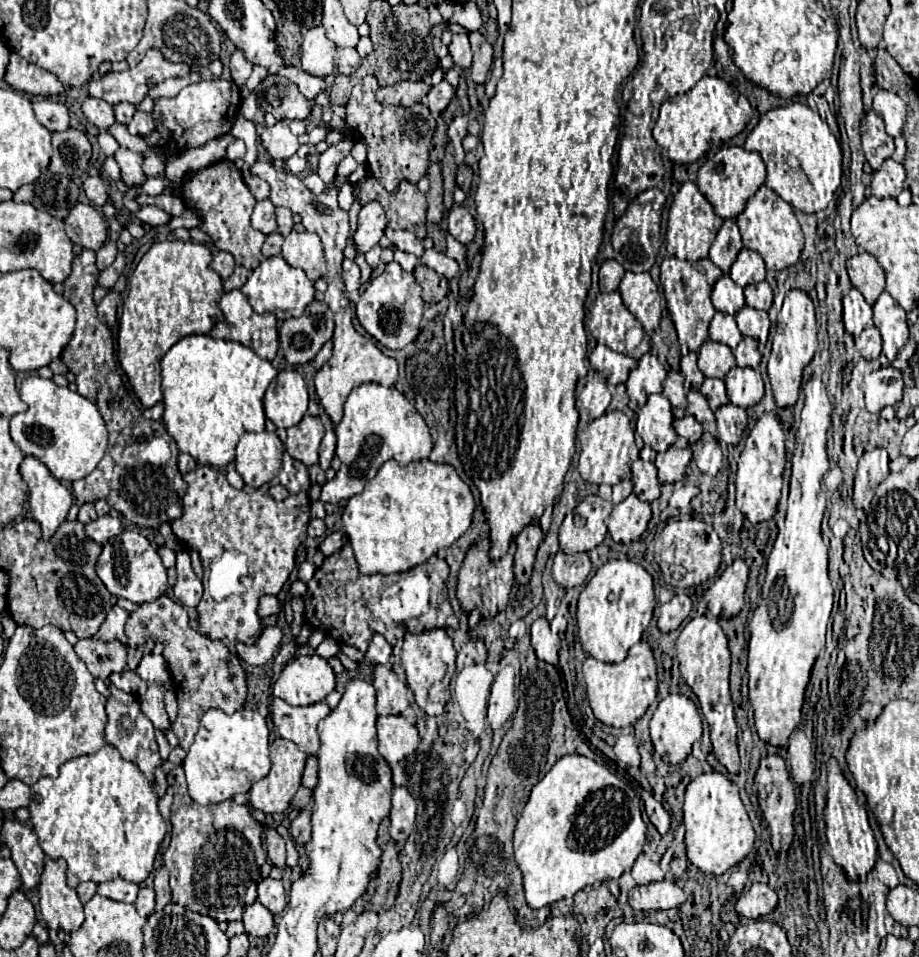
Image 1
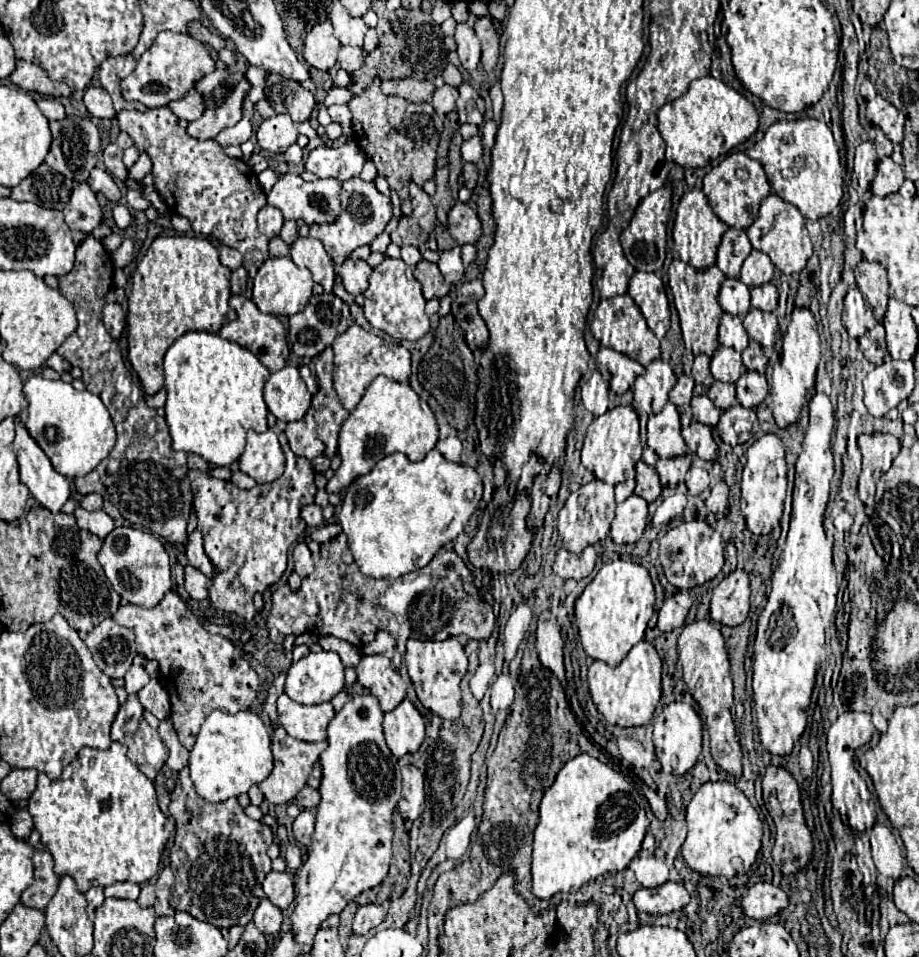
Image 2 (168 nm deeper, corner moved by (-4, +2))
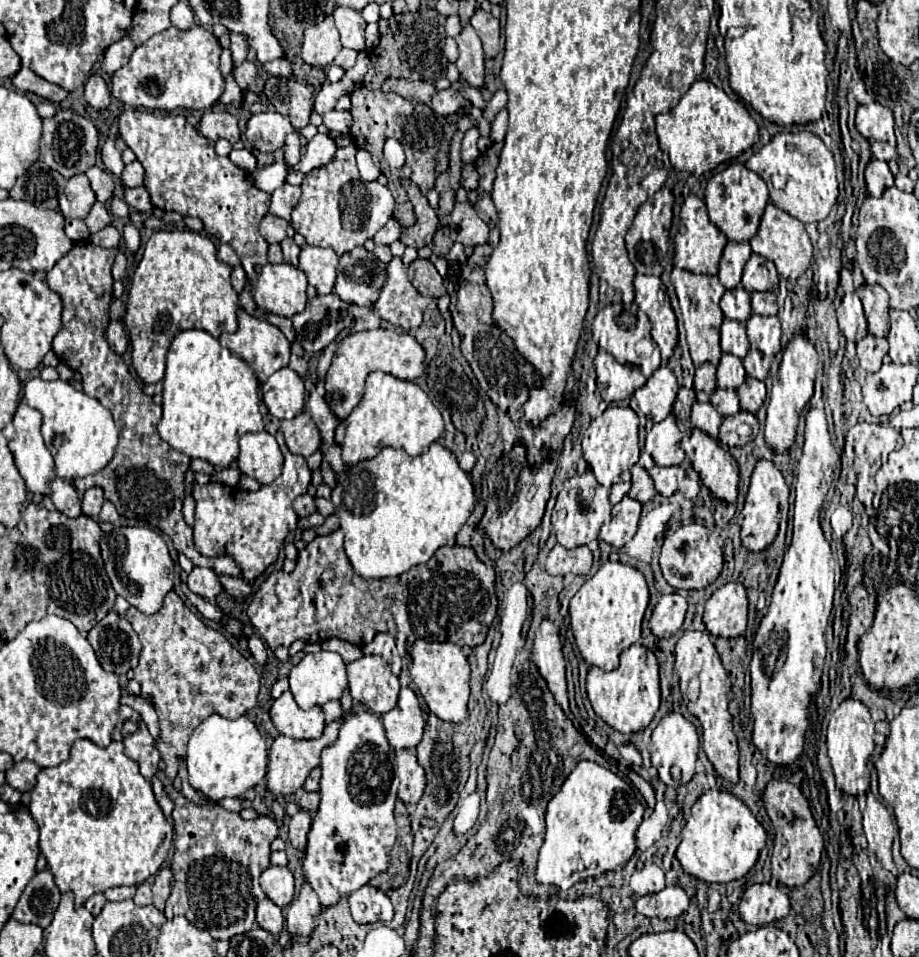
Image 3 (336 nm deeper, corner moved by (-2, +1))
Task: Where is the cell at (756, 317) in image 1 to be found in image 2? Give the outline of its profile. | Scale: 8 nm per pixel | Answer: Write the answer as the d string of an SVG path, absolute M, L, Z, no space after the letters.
M750 308L744 316L744 328L750 334L750 340L762 344L764 348L774 346L778 322L772 312L760 312L758 308Z

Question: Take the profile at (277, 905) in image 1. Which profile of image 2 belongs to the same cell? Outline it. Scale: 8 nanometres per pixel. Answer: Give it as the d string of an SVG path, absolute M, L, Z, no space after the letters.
M286 872L266 874L262 888L264 888L264 894L268 896L268 900L274 906L278 906L280 910L284 910L294 900L294 884L292 884L292 880L288 878Z

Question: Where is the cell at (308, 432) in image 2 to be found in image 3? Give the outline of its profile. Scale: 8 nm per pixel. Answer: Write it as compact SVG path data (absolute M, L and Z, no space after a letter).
M306 411L290 421L282 421L280 429L284 433L290 453L294 455L310 457L320 447L320 433L316 429L316 423Z

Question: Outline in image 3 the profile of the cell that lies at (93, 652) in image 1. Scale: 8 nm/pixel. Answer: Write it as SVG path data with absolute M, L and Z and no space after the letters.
M114 609L88 631L88 641L106 671L120 675L138 665L142 649L138 635L132 625Z

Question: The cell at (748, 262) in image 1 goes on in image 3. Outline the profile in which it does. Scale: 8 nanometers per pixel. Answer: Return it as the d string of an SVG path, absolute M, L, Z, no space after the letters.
M752 253L744 267L742 285L748 293L754 291L774 291L778 287L778 273L774 269L774 263L764 259L762 255Z

